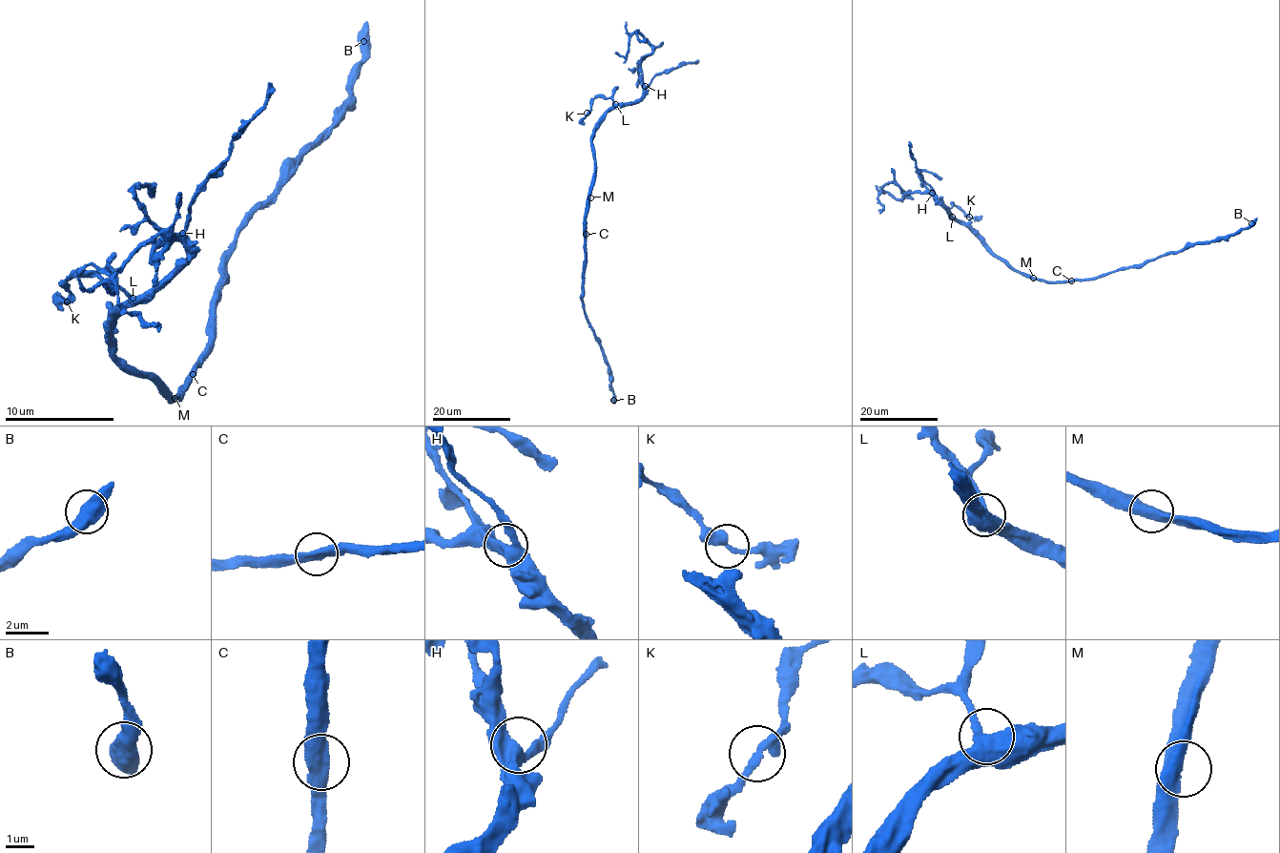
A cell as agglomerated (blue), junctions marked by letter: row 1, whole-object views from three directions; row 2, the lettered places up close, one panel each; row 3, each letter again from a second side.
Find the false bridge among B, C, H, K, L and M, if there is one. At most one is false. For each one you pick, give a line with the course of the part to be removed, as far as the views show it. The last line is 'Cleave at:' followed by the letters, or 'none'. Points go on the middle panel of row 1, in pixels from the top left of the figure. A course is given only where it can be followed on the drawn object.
Cleave at: none

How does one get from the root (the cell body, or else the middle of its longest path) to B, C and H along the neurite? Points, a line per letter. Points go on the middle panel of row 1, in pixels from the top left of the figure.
B: (588, 197), (581, 300), (586, 318), (608, 365), (613, 400)
C: (588, 197), (585, 234)
H: (588, 197), (595, 161), (591, 142), (596, 123), (609, 111), (633, 103), (643, 94), (645, 86)

